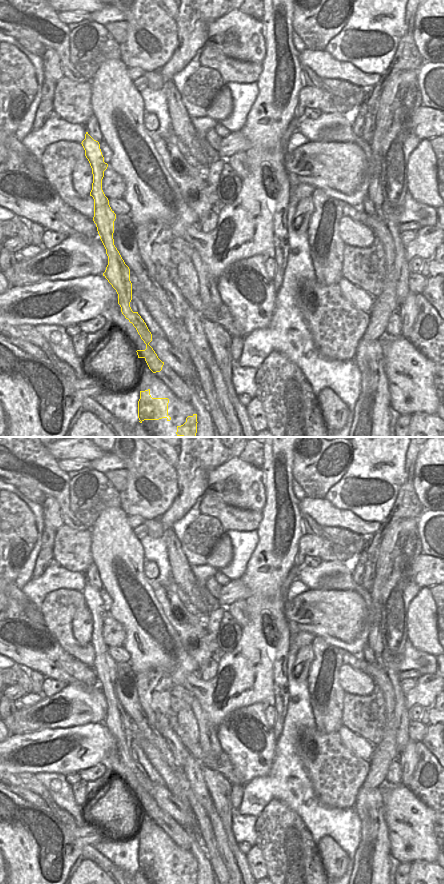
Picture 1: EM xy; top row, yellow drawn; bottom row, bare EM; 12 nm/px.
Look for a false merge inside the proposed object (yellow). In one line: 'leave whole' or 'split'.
leave whole

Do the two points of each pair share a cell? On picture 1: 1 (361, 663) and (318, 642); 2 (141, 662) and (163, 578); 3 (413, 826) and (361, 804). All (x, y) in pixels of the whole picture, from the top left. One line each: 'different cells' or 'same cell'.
1: different cells
2: different cells
3: different cells

